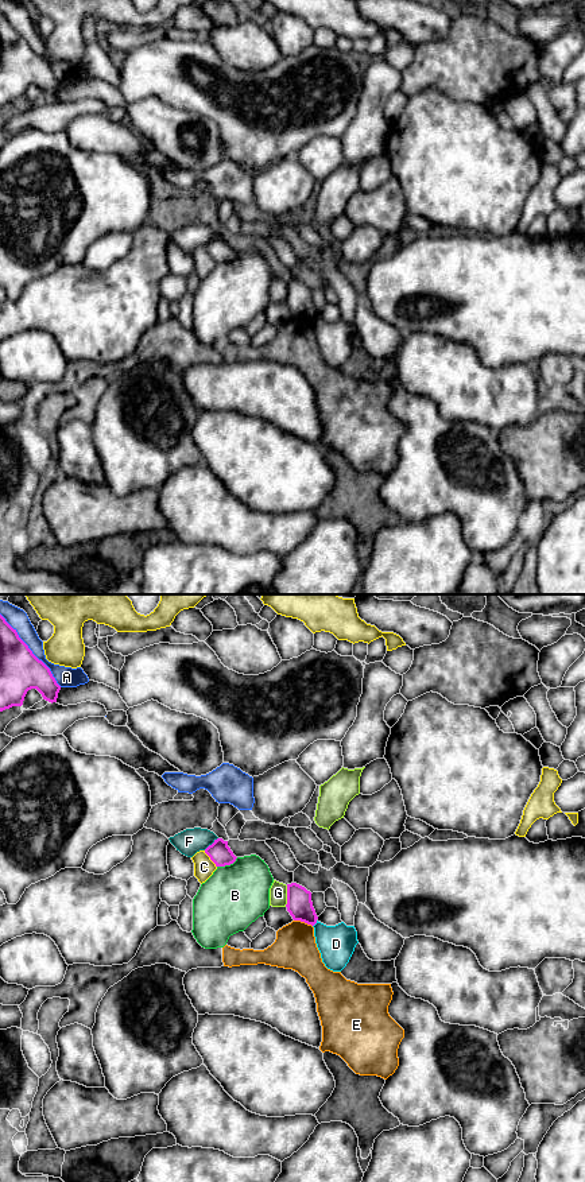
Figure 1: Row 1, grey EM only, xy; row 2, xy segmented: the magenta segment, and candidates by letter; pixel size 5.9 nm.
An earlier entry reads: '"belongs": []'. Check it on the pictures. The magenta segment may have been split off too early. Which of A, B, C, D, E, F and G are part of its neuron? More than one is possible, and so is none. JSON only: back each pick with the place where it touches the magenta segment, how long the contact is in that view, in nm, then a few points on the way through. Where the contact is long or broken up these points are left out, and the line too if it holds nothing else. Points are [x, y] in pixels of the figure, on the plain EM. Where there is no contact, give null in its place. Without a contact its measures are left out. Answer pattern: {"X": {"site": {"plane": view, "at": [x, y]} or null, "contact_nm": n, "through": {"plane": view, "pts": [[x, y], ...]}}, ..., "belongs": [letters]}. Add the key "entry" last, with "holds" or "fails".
{"belongs": [], "entry": "holds"}

